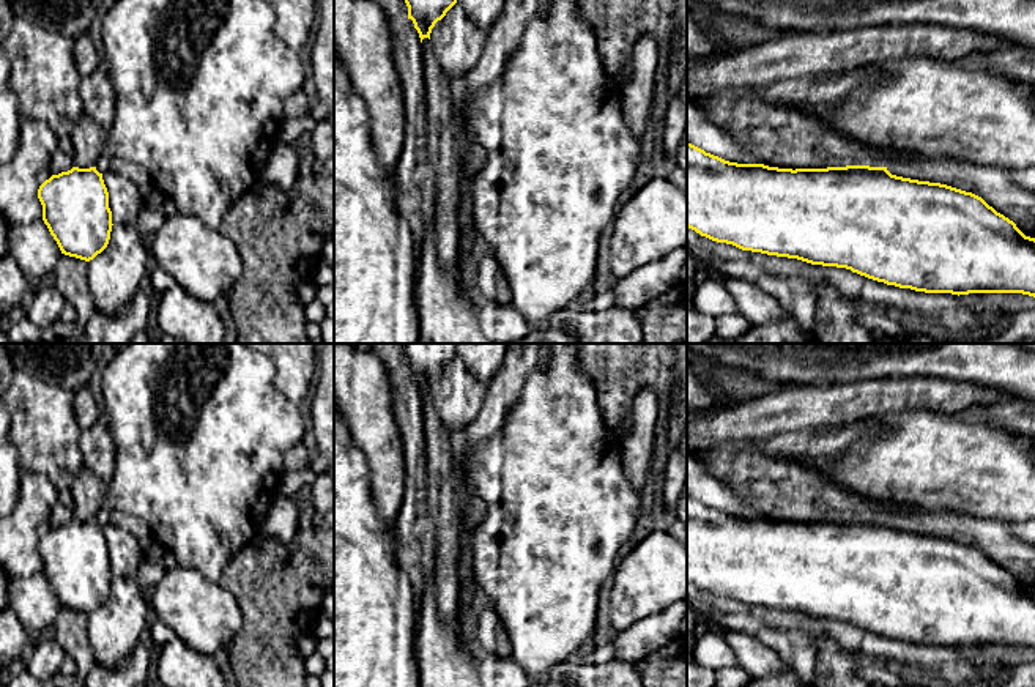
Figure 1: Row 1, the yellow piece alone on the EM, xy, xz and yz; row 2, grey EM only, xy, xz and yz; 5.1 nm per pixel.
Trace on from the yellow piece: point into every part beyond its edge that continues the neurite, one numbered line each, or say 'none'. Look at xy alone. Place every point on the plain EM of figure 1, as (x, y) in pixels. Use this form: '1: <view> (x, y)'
none

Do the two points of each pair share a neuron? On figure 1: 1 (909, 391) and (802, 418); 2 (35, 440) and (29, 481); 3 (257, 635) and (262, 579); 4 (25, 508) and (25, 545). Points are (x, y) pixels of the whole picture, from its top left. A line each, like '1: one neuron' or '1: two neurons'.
1: one neuron
2: two neurons
3: one neuron
4: one neuron

